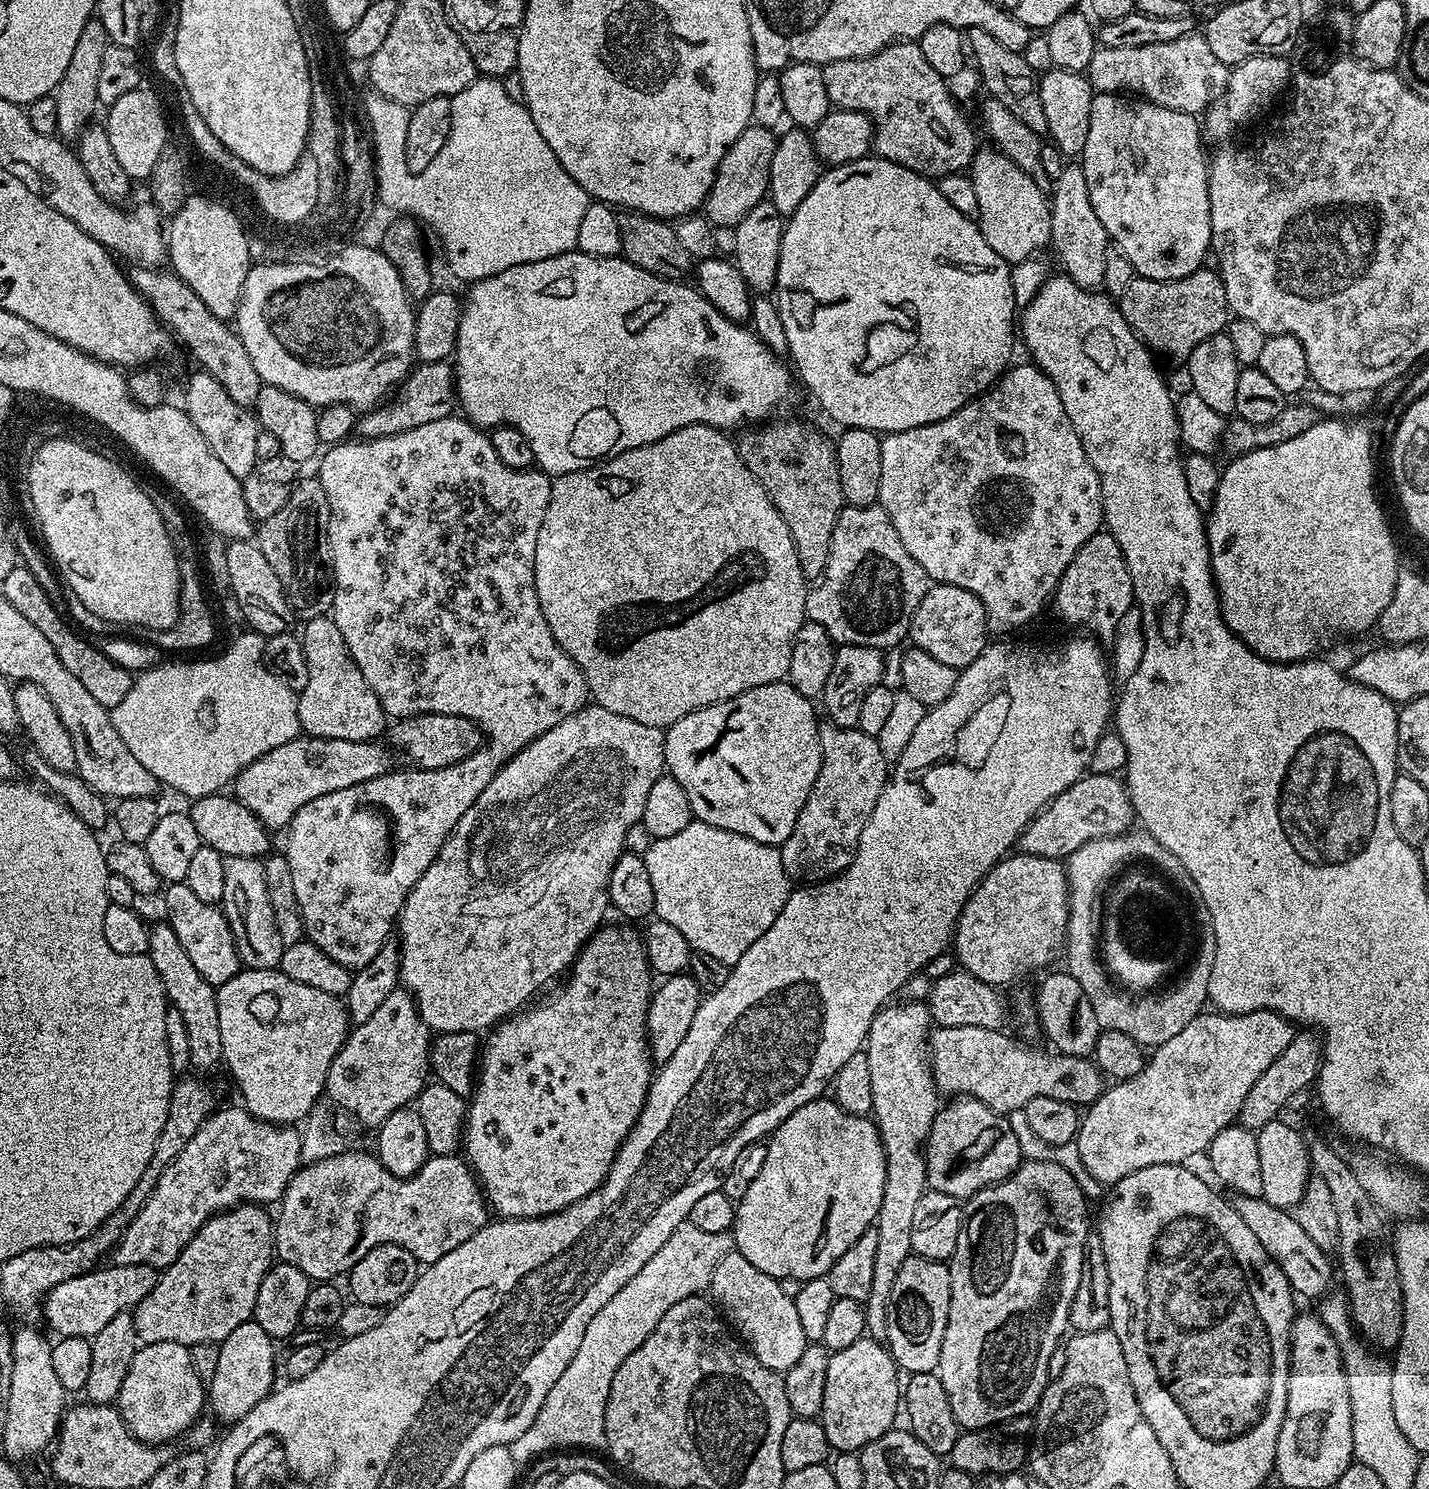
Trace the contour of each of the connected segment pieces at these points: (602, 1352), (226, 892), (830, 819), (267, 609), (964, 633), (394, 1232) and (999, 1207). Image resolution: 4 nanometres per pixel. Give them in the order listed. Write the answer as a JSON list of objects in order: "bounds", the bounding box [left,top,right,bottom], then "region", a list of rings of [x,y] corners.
[{"bounds":[510,1222,733,1466],"region":[[[687,1222],[680,1224],[654,1253],[654,1258],[650,1258],[650,1262],[646,1262],[646,1266],[642,1266],[642,1270],[638,1270],[594,1318],[590,1318],[590,1326],[586,1326],[586,1335],[582,1338],[582,1346],[578,1346],[578,1354],[574,1354],[574,1362],[566,1366],[562,1378],[558,1378],[550,1394],[546,1394],[546,1402],[542,1402],[538,1418],[530,1422],[530,1430],[510,1445],[517,1466],[524,1466],[527,1460],[535,1461],[553,1450],[603,1449],[606,1402],[618,1366],[646,1342],[662,1314],[666,1314],[674,1302],[701,1295],[711,1285],[714,1266],[733,1250],[731,1231],[711,1233]]]},{"bounds":[222,856,286,969],"region":[[[229,856],[224,865],[226,886],[222,889],[222,911],[226,922],[230,922],[241,965],[244,968],[279,969],[286,946],[274,923],[274,906],[270,906],[270,893],[266,890],[264,860],[254,856]]]},{"bounds":[779,722,890,882],"region":[[[824,722],[820,724],[820,749],[822,766],[798,822],[784,844],[779,845],[782,866],[789,878],[796,882],[819,882],[839,876],[852,865],[856,856],[862,830],[874,814],[874,802],[882,794],[890,771],[880,741],[859,728],[840,728]]]},{"bounds":[222,539,294,638],"region":[[[251,539],[231,541],[222,558],[222,564],[228,571],[229,582],[232,583],[232,596],[240,603],[240,608],[248,619],[247,627],[265,638],[289,631],[288,623],[294,620],[294,613],[284,596],[282,582],[278,582],[274,566],[266,562],[266,554],[262,554],[259,543]]]},{"bounds":[910,583,990,670],"region":[[[933,583],[918,610],[914,610],[910,640],[915,647],[926,650],[926,654],[934,654],[938,662],[946,662],[946,666],[963,670],[984,653],[990,640],[982,602],[970,594],[970,590],[962,590],[962,586]]]},{"bounds":[274,1150,490,1282],"region":[[[341,1150],[334,1156],[328,1156],[324,1160],[313,1160],[307,1166],[302,1166],[293,1174],[292,1181],[286,1186],[284,1196],[278,1202],[280,1217],[277,1215],[274,1220],[274,1256],[281,1264],[298,1266],[308,1275],[308,1279],[313,1282],[332,1282],[337,1278],[336,1275],[347,1274],[352,1271],[362,1257],[364,1257],[374,1246],[379,1244],[393,1244],[402,1246],[414,1254],[414,1258],[424,1266],[438,1262],[442,1254],[450,1254],[450,1250],[455,1250],[457,1246],[462,1246],[462,1242],[467,1242],[469,1238],[474,1238],[482,1226],[490,1223],[490,1209],[487,1200],[484,1198],[484,1189],[480,1187],[480,1182],[476,1178],[476,1173],[468,1165],[467,1159],[463,1155],[453,1154],[448,1156],[429,1155],[428,1161],[419,1168],[413,1176],[403,1178],[390,1174],[369,1151],[366,1152],[347,1152]]]},{"bounds":[938,1160,1090,1430],"region":[[[1024,1160],[1020,1167],[1016,1169],[1014,1175],[1008,1177],[1007,1180],[1002,1181],[1000,1184],[993,1184],[991,1188],[983,1188],[982,1191],[976,1193],[974,1200],[975,1203],[978,1202],[980,1205],[978,1205],[973,1212],[969,1211],[967,1213],[964,1227],[960,1229],[958,1246],[954,1250],[954,1254],[950,1261],[950,1267],[952,1270],[952,1273],[950,1274],[950,1314],[948,1315],[948,1321],[946,1322],[946,1334],[942,1338],[942,1354],[940,1355],[940,1367],[938,1369],[938,1375],[942,1382],[942,1386],[946,1386],[946,1398],[950,1398],[950,1410],[954,1412],[954,1418],[960,1423],[961,1429],[964,1430],[990,1428],[993,1425],[1002,1424],[1004,1421],[1013,1420],[1016,1417],[1027,1417],[1029,1413],[1035,1409],[1036,1405],[1039,1404],[1040,1396],[1044,1393],[1044,1387],[1047,1386],[1049,1382],[1047,1366],[1049,1365],[1050,1354],[1061,1347],[1062,1341],[1065,1339],[1064,1331],[1067,1333],[1070,1328],[1068,1323],[1068,1311],[1072,1305],[1072,1295],[1076,1293],[1078,1282],[1084,1272],[1084,1249],[1088,1247],[1088,1238],[1090,1235],[1090,1229],[1088,1229],[1089,1201],[1084,1199],[1082,1190],[1078,1186],[1078,1182],[1074,1182],[1070,1170],[1062,1170],[1062,1166],[1058,1166],[1049,1160]]]}]

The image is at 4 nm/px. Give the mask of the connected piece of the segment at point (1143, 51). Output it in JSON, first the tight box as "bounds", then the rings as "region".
{"bounds":[1086,34,1230,114],"region":[[[1193,34],[1174,38],[1174,42],[1134,46],[1134,50],[1097,47],[1088,63],[1086,75],[1097,93],[1135,94],[1163,108],[1200,114],[1215,96],[1216,99],[1223,97],[1230,68],[1214,58],[1203,35]]]}

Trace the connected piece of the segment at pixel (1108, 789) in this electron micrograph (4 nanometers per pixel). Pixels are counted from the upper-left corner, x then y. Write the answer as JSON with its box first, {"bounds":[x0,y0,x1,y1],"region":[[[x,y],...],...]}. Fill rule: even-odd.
{"bounds":[1018,772,1134,861],"region":[[[1092,772],[1080,777],[1074,786],[1062,790],[1056,800],[1049,802],[1024,828],[1018,848],[1025,856],[1041,856],[1063,861],[1074,850],[1086,846],[1086,842],[1120,836],[1134,824],[1132,799],[1127,783],[1119,775],[1110,772]]]}

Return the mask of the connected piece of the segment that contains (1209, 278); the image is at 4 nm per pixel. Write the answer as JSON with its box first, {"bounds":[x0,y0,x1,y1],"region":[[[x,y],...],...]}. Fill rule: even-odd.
{"bounds":[1118,266,1230,366],"region":[[[1202,266],[1194,274],[1177,280],[1151,280],[1136,276],[1118,297],[1120,312],[1144,341],[1148,351],[1161,361],[1173,360],[1176,366],[1190,358],[1191,351],[1204,339],[1223,333],[1230,319],[1230,309],[1219,271]]]}

